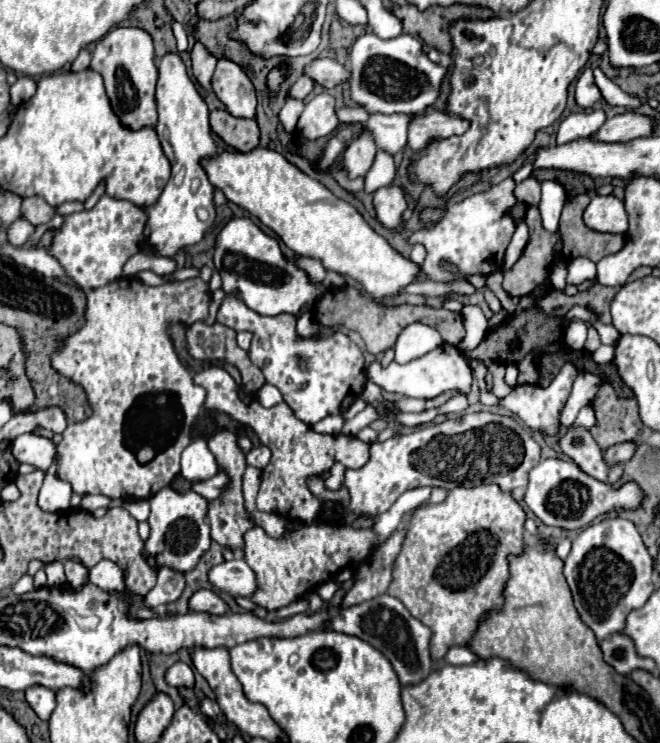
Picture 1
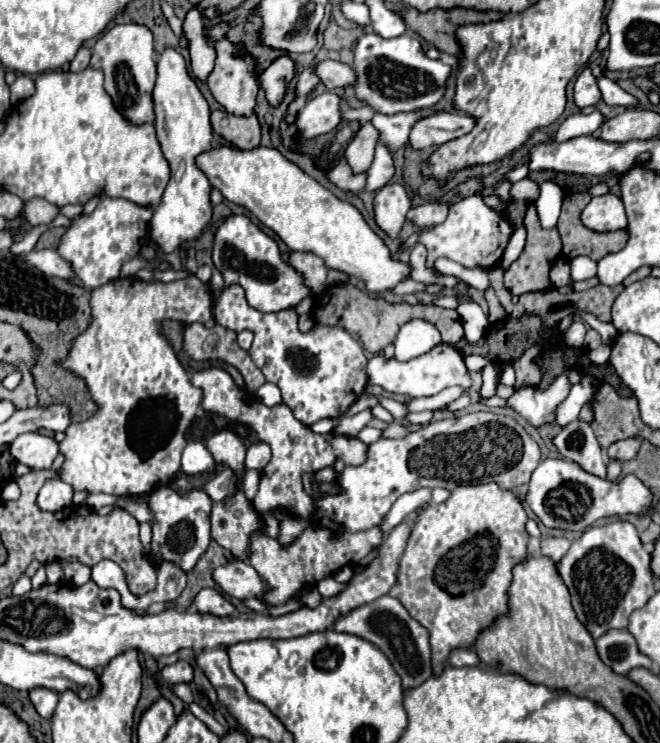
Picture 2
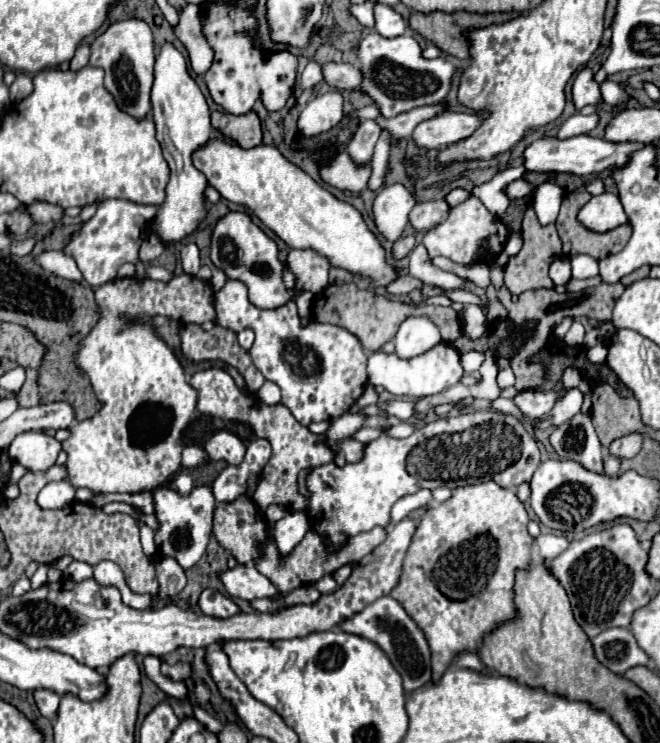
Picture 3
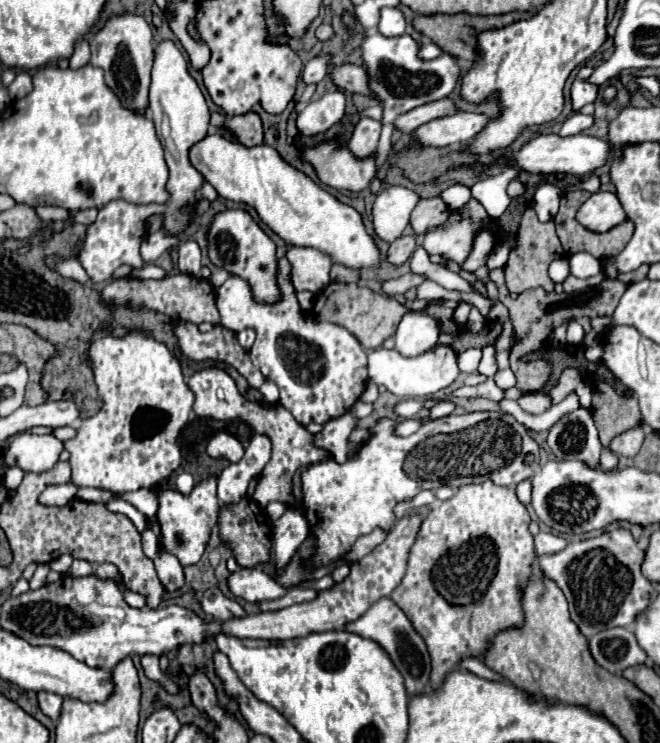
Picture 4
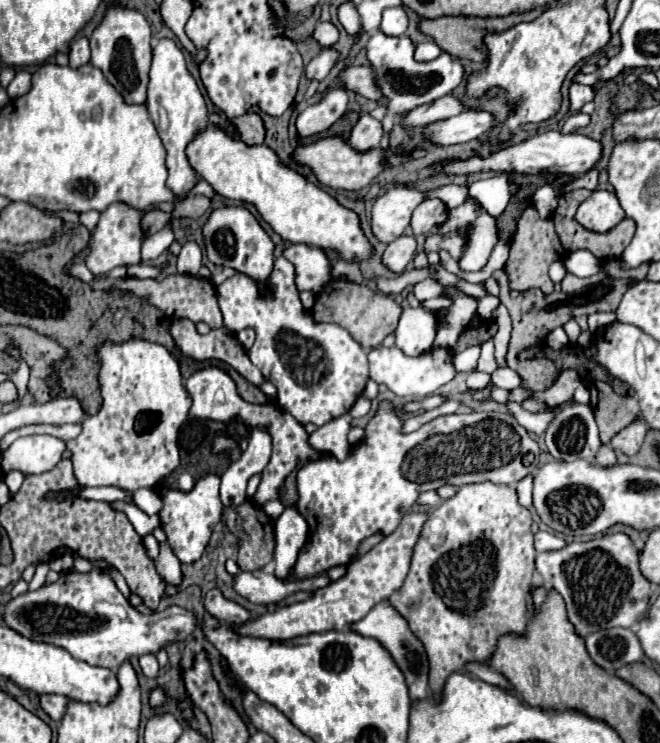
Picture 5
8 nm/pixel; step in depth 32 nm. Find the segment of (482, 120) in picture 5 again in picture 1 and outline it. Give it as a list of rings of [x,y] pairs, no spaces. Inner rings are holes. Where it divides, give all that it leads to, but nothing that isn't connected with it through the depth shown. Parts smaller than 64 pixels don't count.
[[[422,112],[414,116],[408,128],[408,146],[412,150],[424,150],[432,140],[446,140],[452,136],[462,136],[468,130],[468,120],[462,116],[452,116],[448,112]]]

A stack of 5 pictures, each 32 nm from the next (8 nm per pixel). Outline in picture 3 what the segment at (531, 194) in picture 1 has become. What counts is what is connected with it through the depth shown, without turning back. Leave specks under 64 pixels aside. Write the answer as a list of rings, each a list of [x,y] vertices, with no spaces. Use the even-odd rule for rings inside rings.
[[[514,180],[512,184],[508,184],[508,190],[506,190],[506,194],[508,194],[508,198],[524,198],[524,196],[528,196],[528,194],[532,194],[534,192],[534,186],[530,186],[528,182],[524,182],[524,180]]]

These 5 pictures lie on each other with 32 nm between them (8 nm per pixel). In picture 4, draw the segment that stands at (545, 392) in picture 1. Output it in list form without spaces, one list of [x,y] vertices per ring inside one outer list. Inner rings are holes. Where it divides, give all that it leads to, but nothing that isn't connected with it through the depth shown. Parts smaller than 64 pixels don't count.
[[[532,392],[532,394],[526,394],[526,396],[522,396],[520,400],[518,400],[518,404],[526,410],[526,412],[530,412],[530,414],[540,414],[540,412],[544,412],[544,410],[548,410],[552,404],[550,404],[550,398],[546,396],[546,394],[542,394],[542,392]]]

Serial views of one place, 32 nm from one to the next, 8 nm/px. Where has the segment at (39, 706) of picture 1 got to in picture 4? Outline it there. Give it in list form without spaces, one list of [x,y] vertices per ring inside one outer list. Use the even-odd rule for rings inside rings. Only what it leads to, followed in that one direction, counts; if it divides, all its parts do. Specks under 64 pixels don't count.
[[[38,692],[38,704],[42,708],[42,712],[52,718],[58,720],[60,718],[60,708],[64,704],[64,698],[58,694],[50,694],[50,692]]]

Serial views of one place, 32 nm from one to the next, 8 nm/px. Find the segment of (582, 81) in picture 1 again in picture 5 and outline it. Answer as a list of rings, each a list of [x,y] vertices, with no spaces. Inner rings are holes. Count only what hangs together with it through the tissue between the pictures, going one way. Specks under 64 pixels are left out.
[[[572,84],[568,96],[570,96],[570,112],[578,112],[586,102],[590,102],[594,98],[594,92],[592,92],[592,86]]]

